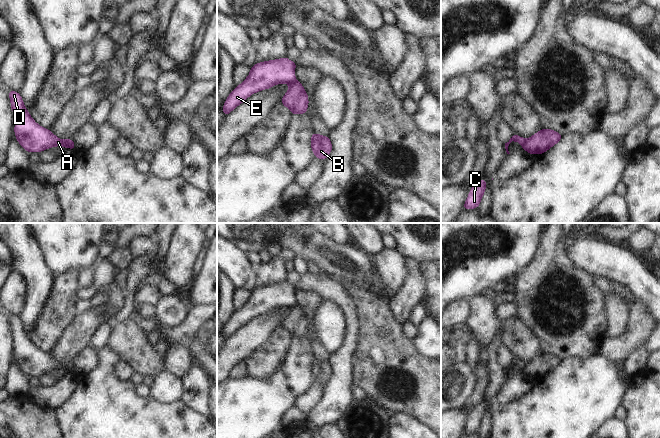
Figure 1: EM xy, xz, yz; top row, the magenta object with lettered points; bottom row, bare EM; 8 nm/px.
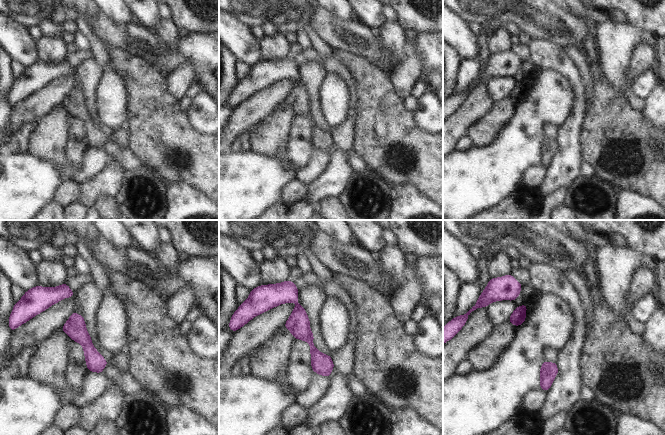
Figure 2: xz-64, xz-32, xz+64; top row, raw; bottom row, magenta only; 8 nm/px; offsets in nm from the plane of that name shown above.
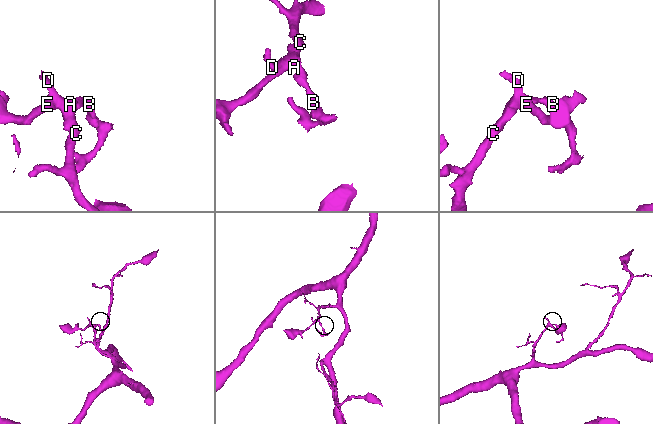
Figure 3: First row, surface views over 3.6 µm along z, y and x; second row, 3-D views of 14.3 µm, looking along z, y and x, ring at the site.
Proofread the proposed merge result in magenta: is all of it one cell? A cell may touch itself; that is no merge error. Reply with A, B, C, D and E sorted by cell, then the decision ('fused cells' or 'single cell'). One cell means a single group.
groups A C D E / B; fused cells

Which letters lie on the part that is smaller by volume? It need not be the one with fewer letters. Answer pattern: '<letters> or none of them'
B

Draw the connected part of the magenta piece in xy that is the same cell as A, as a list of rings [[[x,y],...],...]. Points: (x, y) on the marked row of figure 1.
[[[9,91],[12,112],[16,116],[14,127],[15,136],[19,144],[29,152],[41,152],[45,149],[62,146],[69,147],[72,138],[62,140],[57,138],[50,130],[39,126],[30,116],[23,104],[22,97],[16,91]]]

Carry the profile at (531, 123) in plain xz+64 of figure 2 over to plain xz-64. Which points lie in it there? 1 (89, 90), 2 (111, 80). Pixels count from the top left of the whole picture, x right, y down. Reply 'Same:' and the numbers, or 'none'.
Same: 2

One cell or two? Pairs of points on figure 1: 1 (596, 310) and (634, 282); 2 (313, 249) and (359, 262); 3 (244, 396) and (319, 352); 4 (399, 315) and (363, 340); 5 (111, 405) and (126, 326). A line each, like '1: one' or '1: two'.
1: two
2: one
3: two
4: two
5: two

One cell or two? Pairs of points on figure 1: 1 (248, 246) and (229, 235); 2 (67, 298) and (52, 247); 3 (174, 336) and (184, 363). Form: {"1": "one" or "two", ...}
{"1": "one", "2": "two", "3": "two"}

